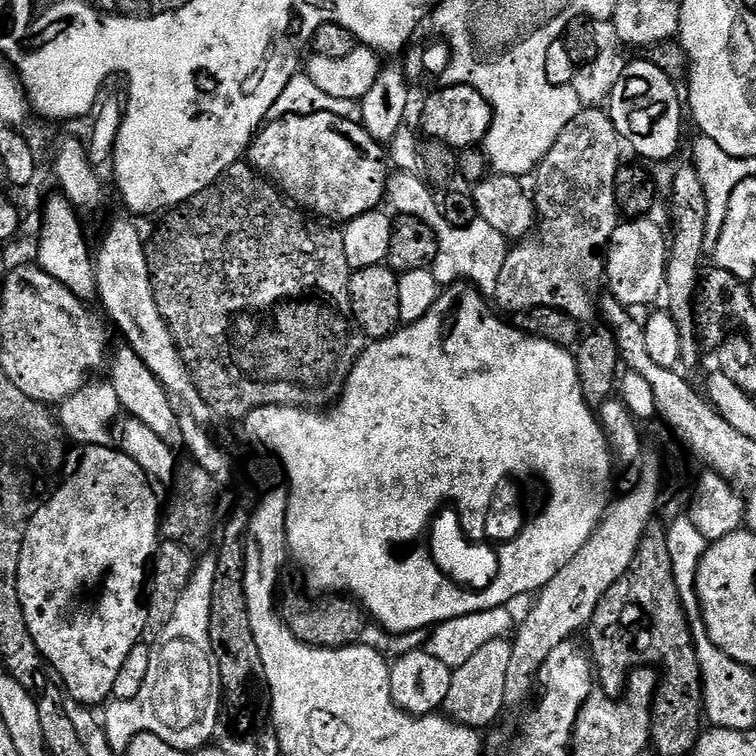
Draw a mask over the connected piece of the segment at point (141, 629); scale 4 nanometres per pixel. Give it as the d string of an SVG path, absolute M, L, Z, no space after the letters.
M85 444L79 449L80 457L76 460L76 469L63 477L64 485L53 491L32 513L24 530L22 554L18 562L18 578L16 589L22 602L22 614L26 614L26 626L30 626L30 634L50 665L51 671L60 675L59 683L68 687L67 695L87 706L103 705L112 696L112 687L118 679L118 670L122 670L122 662L126 662L126 654L134 650L136 644L145 639L147 626L146 581L150 576L150 565L156 555L158 537L156 538L156 504L152 501L152 488L149 476L139 468L137 462L127 456L119 447L110 446L108 458L104 462L98 458L98 444Z

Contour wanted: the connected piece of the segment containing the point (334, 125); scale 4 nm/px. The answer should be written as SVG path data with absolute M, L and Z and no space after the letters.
M338 113L268 120L253 136L246 153L247 163L271 180L293 205L328 222L347 222L379 209L380 199L382 202L386 196L386 156L381 145L370 138L363 124Z

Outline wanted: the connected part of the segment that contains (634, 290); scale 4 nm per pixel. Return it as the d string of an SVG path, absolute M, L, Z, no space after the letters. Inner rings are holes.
M628 218L620 222L606 247L607 291L629 310L643 304L655 305L659 290L665 280L669 245L664 244L664 232L652 218Z

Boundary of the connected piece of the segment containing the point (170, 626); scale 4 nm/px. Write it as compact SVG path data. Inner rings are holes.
M212 554L195 565L170 622L151 641L150 670L146 670L142 690L129 700L113 699L103 709L102 725L116 754L127 753L132 739L143 732L158 734L185 754L192 754L198 748L196 740L207 734L212 699L218 696L218 673L210 646L210 602L215 569L216 557Z

